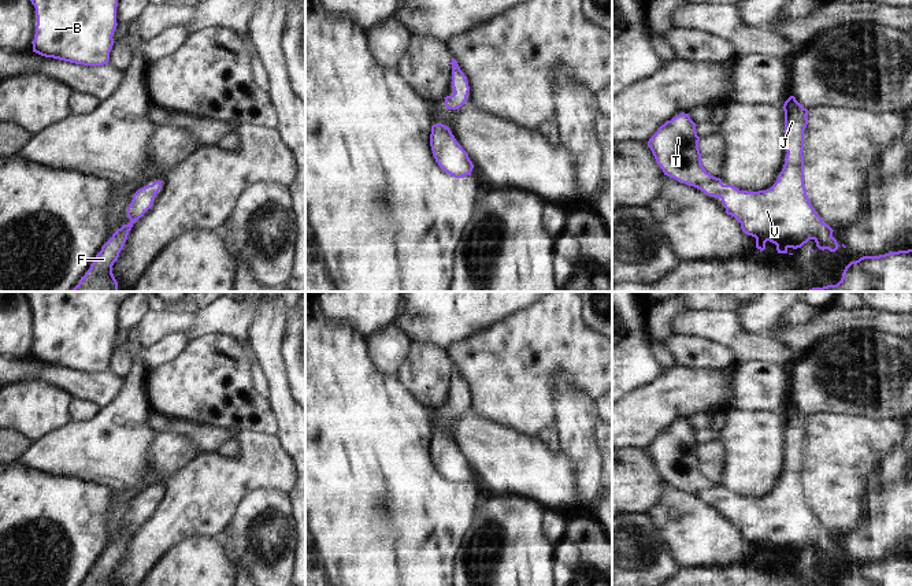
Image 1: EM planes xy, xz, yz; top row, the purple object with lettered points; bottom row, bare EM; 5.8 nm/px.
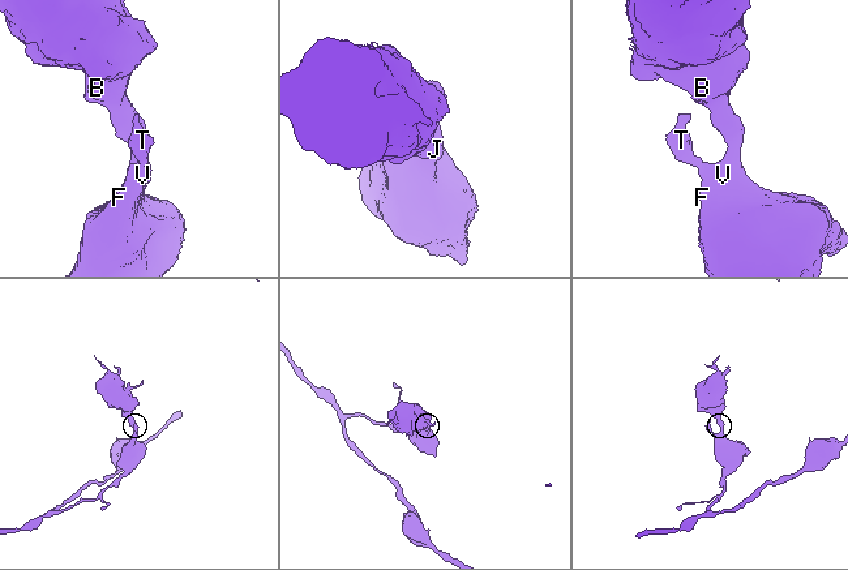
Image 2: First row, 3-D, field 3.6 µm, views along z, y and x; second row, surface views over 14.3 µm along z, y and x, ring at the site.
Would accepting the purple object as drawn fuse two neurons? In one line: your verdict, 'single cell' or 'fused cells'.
single cell

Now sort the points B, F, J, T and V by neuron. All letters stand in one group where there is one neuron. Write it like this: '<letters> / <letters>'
B F J T V

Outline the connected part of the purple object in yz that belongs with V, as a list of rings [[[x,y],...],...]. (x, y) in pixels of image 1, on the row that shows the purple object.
[[[794,96],[782,108],[787,153],[776,182],[767,190],[739,190],[707,173],[701,163],[697,125],[689,114],[682,112],[661,125],[648,146],[664,175],[707,196],[720,197],[726,214],[741,223],[745,234],[756,238],[757,249],[764,251],[770,241],[776,245],[778,253],[789,253],[789,248],[797,249],[813,240],[819,249],[835,252],[839,245],[833,237],[834,230],[816,214],[804,186],[802,151],[808,110]]]

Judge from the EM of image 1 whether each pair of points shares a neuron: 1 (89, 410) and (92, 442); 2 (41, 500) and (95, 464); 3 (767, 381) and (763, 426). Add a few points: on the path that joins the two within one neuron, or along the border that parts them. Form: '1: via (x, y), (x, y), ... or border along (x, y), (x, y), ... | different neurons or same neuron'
1: border along (99, 410), (89, 419), (71, 423) | different neurons
2: border along (43, 471), (51, 475), (73, 477), (104, 488) | different neurons
3: border along (734, 405), (742, 411), (777, 411), (781, 414) | different neurons

